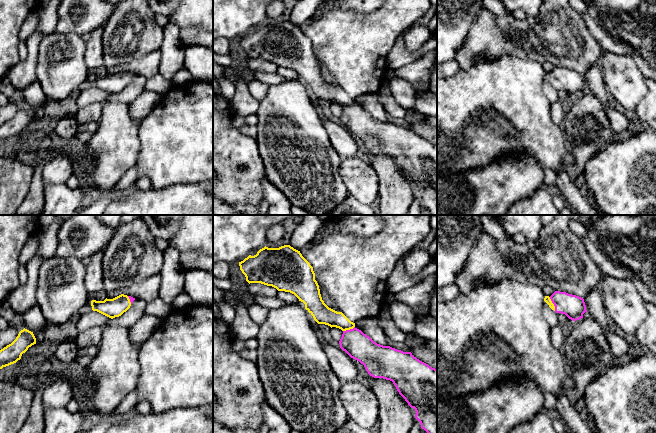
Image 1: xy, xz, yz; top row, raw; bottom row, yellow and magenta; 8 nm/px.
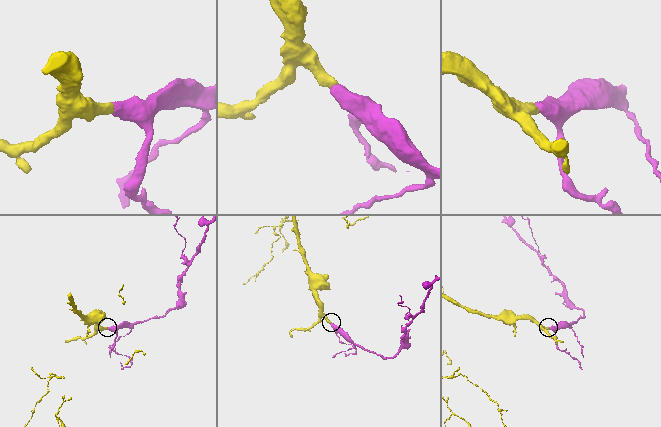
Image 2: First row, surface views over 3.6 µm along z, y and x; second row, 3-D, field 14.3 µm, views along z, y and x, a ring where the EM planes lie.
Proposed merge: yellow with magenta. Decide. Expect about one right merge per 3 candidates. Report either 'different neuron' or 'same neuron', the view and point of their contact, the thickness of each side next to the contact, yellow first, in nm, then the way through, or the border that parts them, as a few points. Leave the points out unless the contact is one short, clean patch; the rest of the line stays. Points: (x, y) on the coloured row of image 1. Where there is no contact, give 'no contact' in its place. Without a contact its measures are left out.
same neuron | yz (553, 304) | 50/180 nm | across yz (547, 299), (553, 304), (569, 304), (573, 306)

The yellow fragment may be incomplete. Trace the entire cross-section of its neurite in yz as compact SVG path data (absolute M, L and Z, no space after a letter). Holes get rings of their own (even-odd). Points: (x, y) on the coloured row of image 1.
M555 291L550 297L545 296L544 301L556 313L565 314L573 321L583 318L587 312L583 298L566 292Z

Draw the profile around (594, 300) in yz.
M602 288L591 289L583 299L588 315L595 319L604 331L612 354L617 357L630 356L632 348L626 339L611 332L608 328Z

